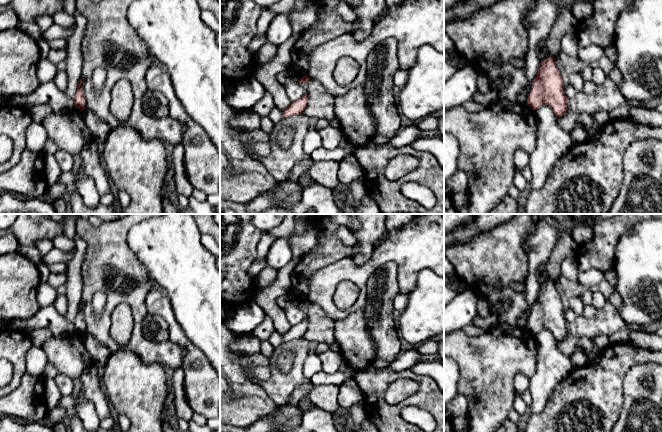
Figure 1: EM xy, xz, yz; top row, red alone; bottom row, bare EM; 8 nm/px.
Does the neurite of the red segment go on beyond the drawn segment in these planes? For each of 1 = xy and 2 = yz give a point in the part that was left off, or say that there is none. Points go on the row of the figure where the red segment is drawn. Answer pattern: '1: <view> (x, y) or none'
1: none
2: none

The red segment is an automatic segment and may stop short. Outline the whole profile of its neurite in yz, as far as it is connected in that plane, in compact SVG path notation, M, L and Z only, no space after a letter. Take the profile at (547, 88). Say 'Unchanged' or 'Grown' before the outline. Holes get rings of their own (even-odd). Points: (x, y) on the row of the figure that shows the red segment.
Unchanged. M551 56L539 64L526 105L535 111L544 104L551 107L556 118L561 118L568 110L563 81Z

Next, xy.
Unchanged. M80 78L77 91L73 97L73 101L74 101L75 108L79 109L80 111L84 111L86 106L86 98L83 94L81 84L82 84L82 79Z

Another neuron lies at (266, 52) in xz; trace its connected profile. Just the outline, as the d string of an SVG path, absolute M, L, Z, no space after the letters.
M266 42L255 54L256 61L261 65L269 62L277 53L278 47Z

